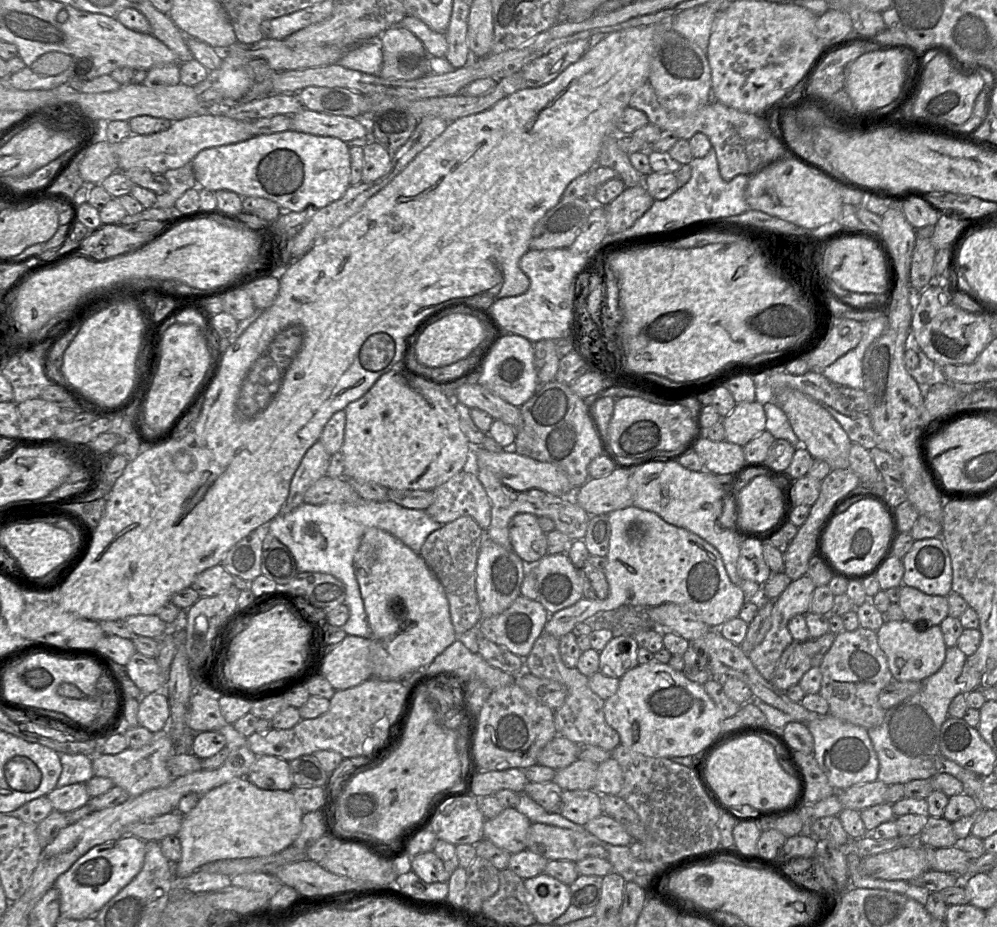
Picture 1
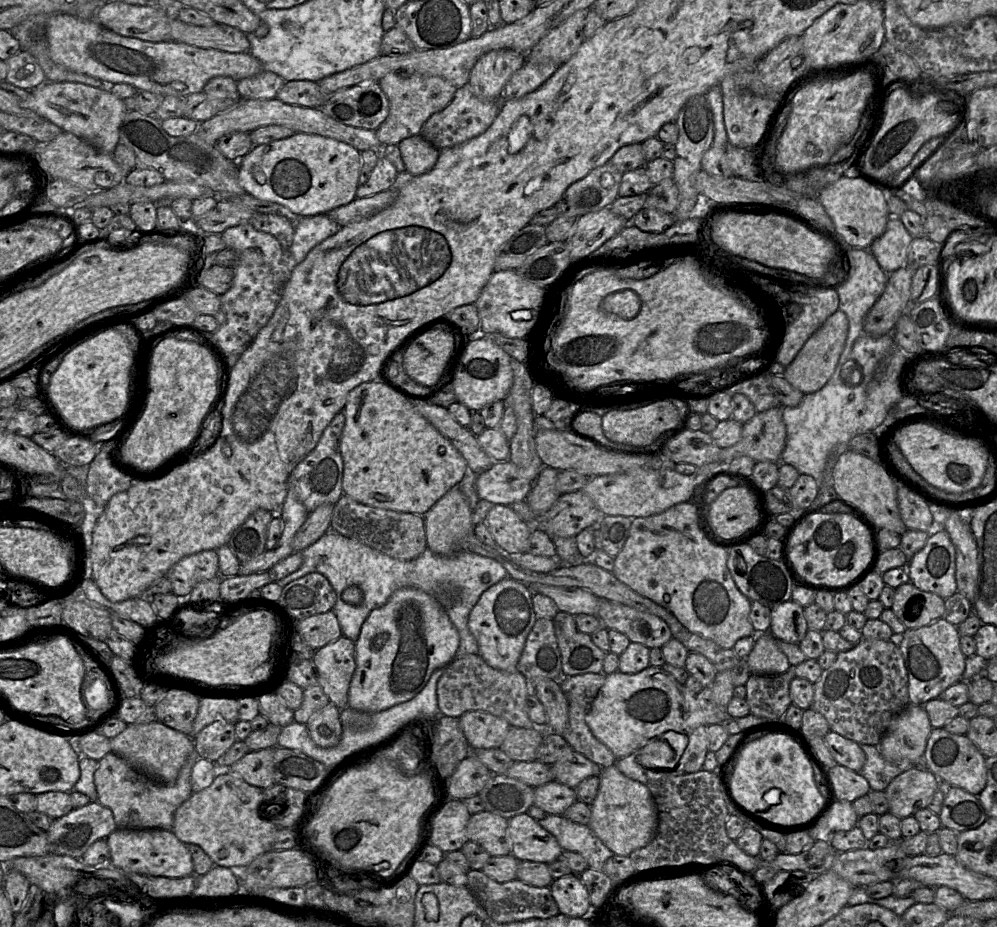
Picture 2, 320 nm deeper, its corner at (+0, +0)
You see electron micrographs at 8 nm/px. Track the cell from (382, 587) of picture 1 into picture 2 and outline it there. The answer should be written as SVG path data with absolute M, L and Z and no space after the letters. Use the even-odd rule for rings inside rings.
M414 587L396 590L383 606L369 613L355 642L356 669L348 707L376 713L411 700L435 670L455 659L459 643L458 631L435 595Z

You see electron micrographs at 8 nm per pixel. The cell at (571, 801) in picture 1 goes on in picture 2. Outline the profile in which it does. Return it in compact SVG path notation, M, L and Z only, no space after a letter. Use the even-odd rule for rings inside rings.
M558 781L534 788L534 805L548 815L563 815L576 801L575 790Z

